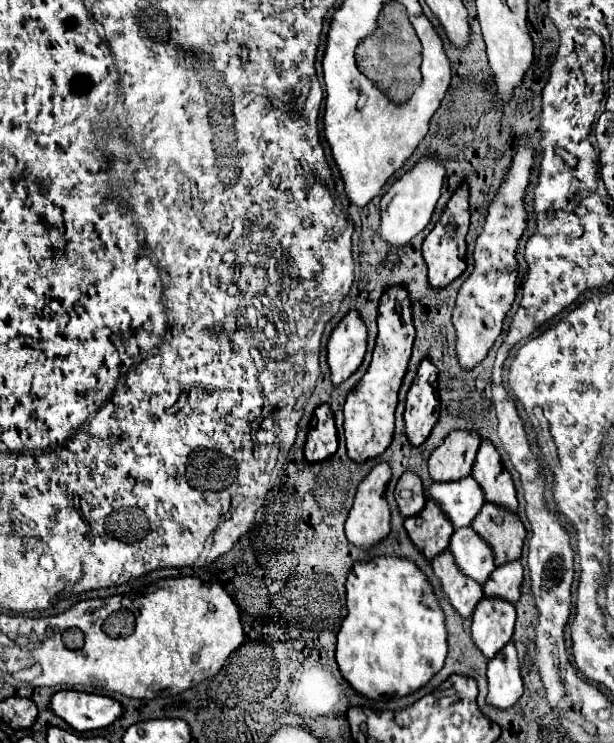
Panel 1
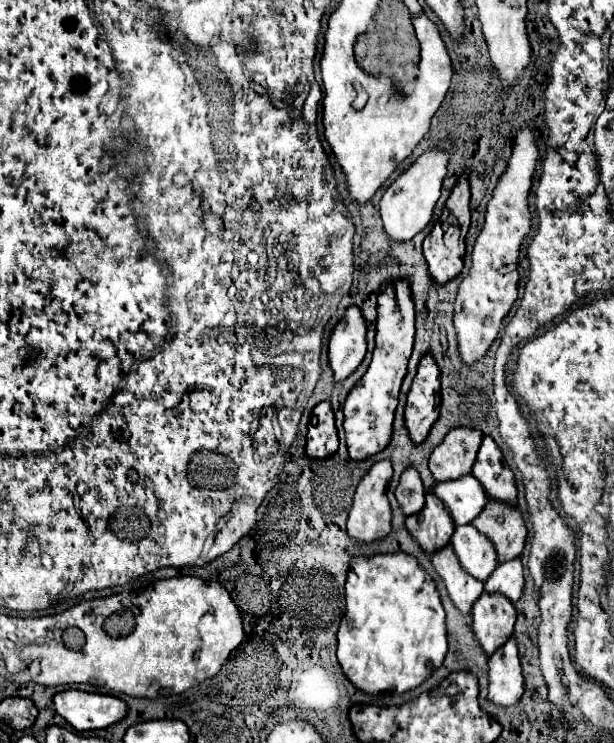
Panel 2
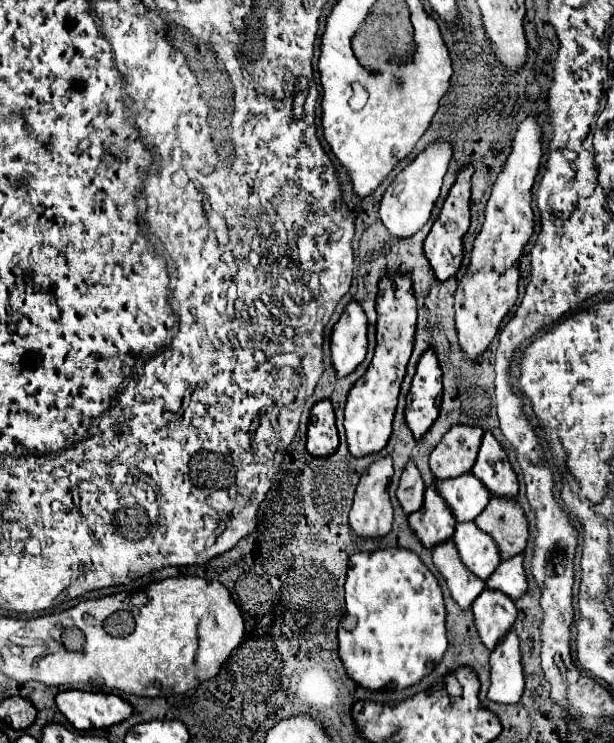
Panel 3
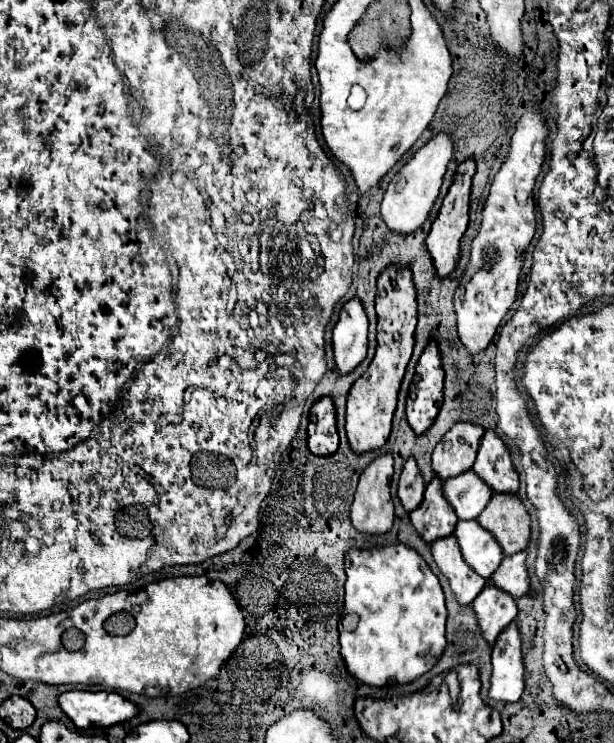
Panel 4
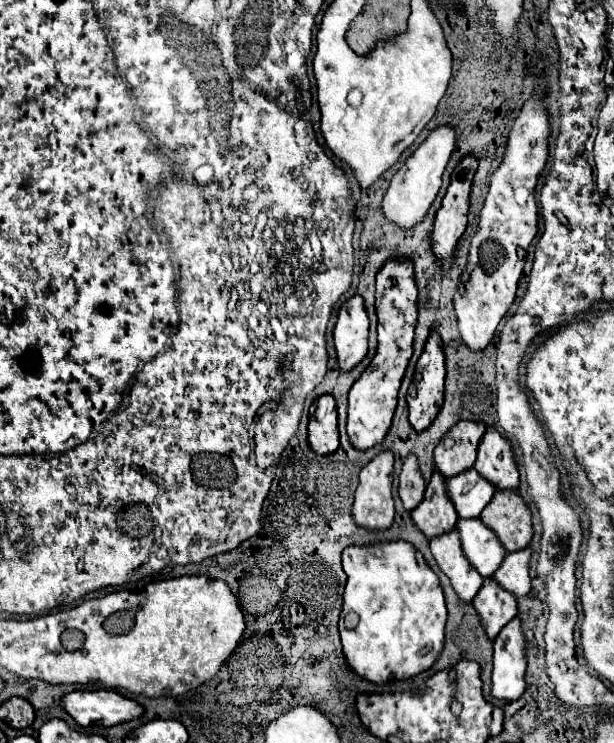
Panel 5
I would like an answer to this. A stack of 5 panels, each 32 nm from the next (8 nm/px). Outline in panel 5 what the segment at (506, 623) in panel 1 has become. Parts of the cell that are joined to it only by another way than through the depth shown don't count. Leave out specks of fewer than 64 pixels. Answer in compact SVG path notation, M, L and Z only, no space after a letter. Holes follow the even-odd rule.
M492 578L484 582L476 598L472 600L472 606L476 608L484 632L490 640L498 636L498 632L516 616L516 598L510 592L504 592Z

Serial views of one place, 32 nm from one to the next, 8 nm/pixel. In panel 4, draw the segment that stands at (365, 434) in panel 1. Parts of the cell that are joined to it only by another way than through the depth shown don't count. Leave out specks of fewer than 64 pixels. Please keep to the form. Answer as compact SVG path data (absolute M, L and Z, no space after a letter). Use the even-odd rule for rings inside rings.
M386 268L378 278L376 294L378 314L378 348L368 370L350 388L346 406L346 434L350 448L356 454L378 450L386 444L392 430L392 416L396 410L398 390L406 372L406 364L412 356L414 328L416 328L416 290L412 274L406 268Z

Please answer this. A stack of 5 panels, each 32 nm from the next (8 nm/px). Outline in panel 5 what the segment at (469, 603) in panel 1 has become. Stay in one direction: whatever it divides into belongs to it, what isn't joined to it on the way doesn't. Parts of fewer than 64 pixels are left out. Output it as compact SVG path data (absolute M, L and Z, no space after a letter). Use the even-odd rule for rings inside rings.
M456 530L444 536L432 538L430 550L440 570L450 578L452 588L456 590L458 598L462 602L472 602L478 590L482 588L484 578L468 564L468 560L464 560L464 554L460 552L460 538L456 536Z

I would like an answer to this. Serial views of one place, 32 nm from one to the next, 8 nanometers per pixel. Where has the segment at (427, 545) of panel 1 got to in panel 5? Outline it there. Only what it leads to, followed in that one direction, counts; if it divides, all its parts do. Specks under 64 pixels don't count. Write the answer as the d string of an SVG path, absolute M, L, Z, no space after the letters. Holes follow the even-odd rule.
M436 470L430 484L426 486L424 500L410 514L418 530L428 540L454 530L458 516L456 510L452 508L452 502L444 496L444 478Z

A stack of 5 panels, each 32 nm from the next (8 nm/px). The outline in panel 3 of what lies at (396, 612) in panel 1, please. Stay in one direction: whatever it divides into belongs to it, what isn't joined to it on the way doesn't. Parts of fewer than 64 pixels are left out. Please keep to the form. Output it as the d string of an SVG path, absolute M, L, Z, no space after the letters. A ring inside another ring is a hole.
M402 548L380 550L374 554L352 554L348 560L346 578L346 614L354 616L356 628L346 630L342 624L338 628L338 656L344 664L346 674L366 690L396 688L404 690L418 684L428 676L434 666L438 666L446 652L446 610L440 586L420 558L412 552L402 552Z

